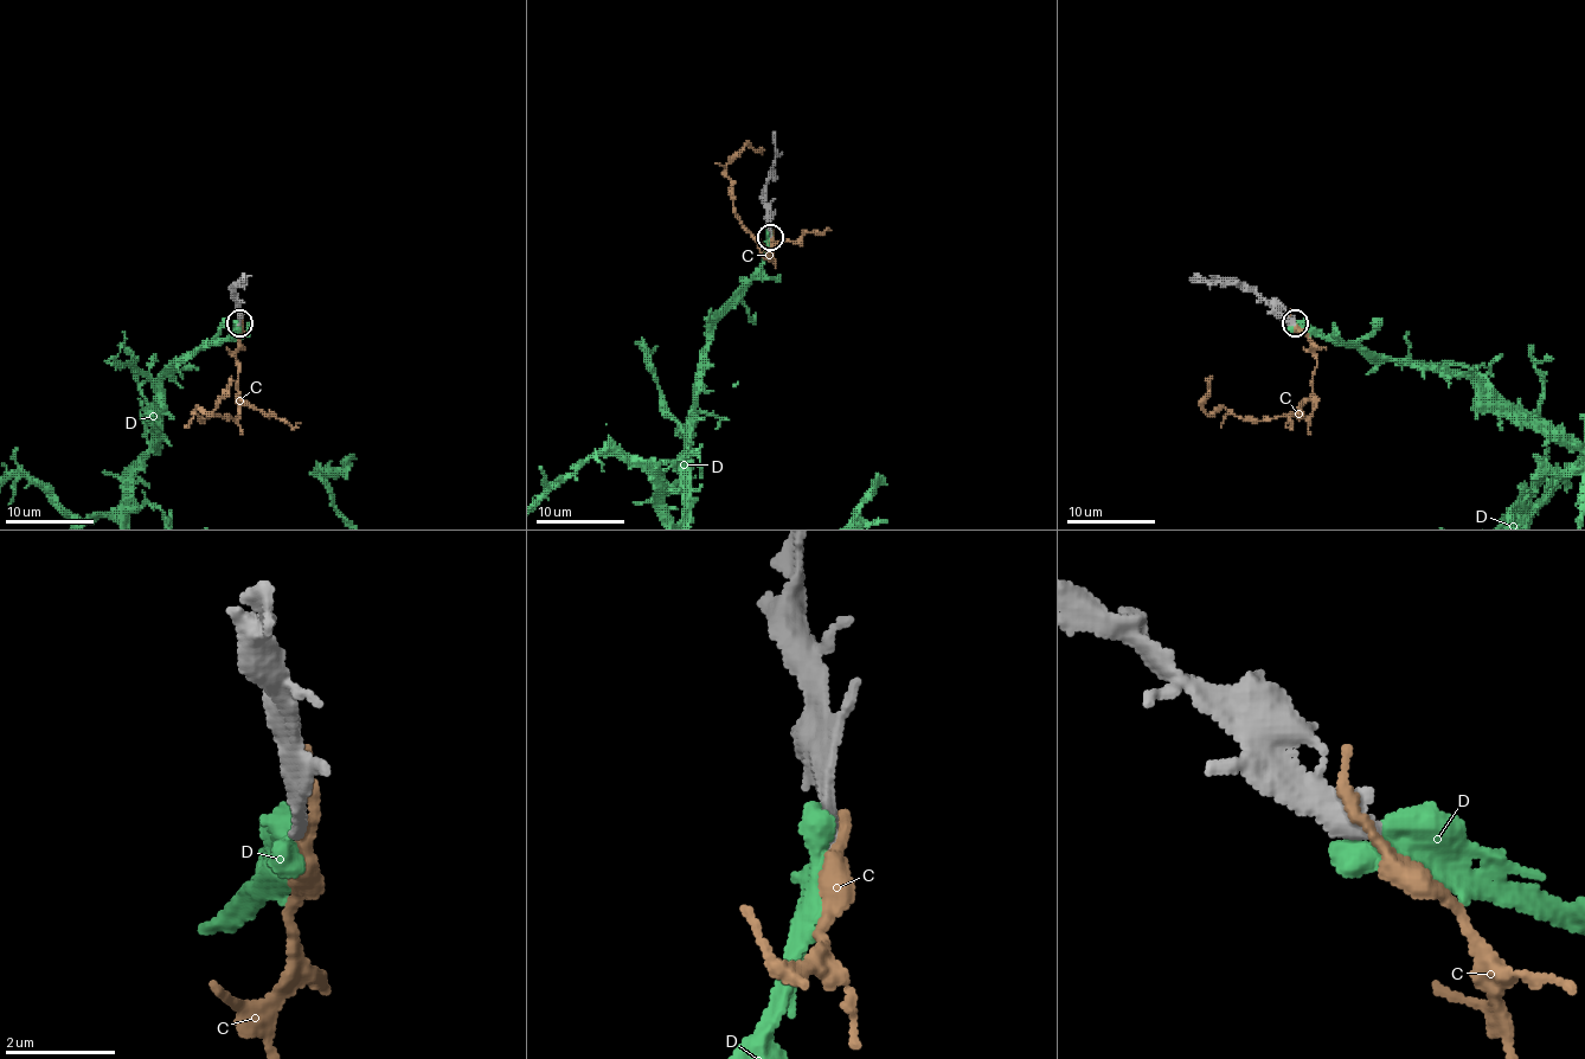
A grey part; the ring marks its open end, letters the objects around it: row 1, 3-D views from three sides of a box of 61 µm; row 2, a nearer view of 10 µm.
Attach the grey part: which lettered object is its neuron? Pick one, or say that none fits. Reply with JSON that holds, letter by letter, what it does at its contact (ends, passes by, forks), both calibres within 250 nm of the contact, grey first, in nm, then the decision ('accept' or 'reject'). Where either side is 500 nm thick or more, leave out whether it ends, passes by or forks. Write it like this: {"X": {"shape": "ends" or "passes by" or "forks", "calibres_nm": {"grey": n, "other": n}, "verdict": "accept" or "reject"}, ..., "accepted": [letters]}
{"C": {"shape": "passes by", "calibres_nm": {"grey": 360, "other": 200}, "verdict": "reject"}, "D": {"calibres_nm": {"grey": 360, "other": 550}, "verdict": "accept"}, "accepted": ["D"]}

